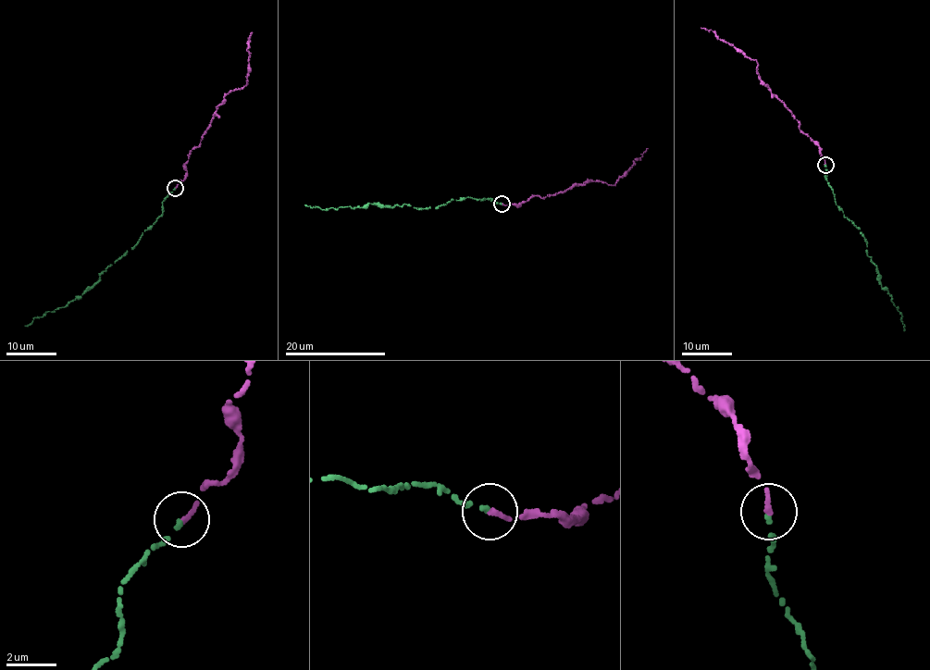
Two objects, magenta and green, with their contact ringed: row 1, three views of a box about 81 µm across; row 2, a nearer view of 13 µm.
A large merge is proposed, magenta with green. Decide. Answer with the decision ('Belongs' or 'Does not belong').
Belongs

